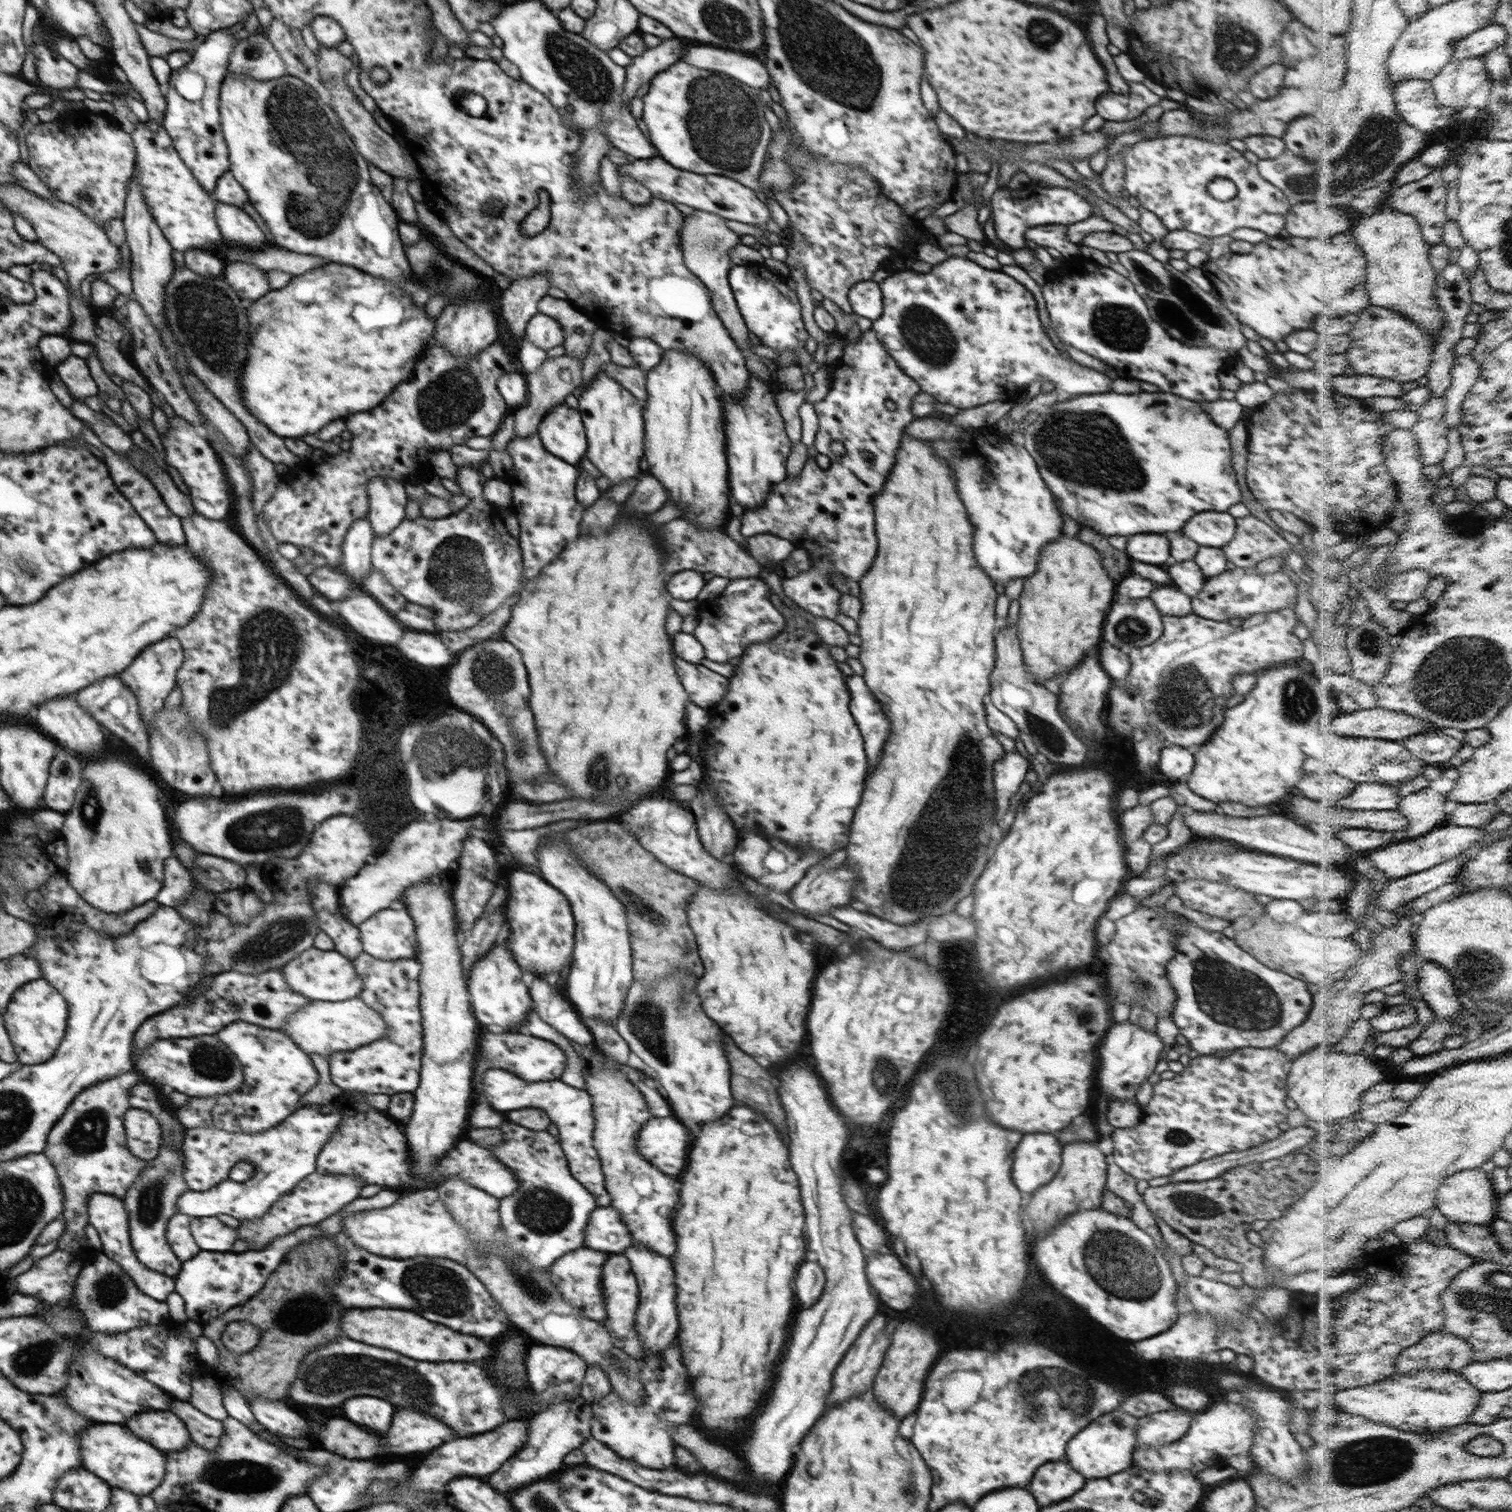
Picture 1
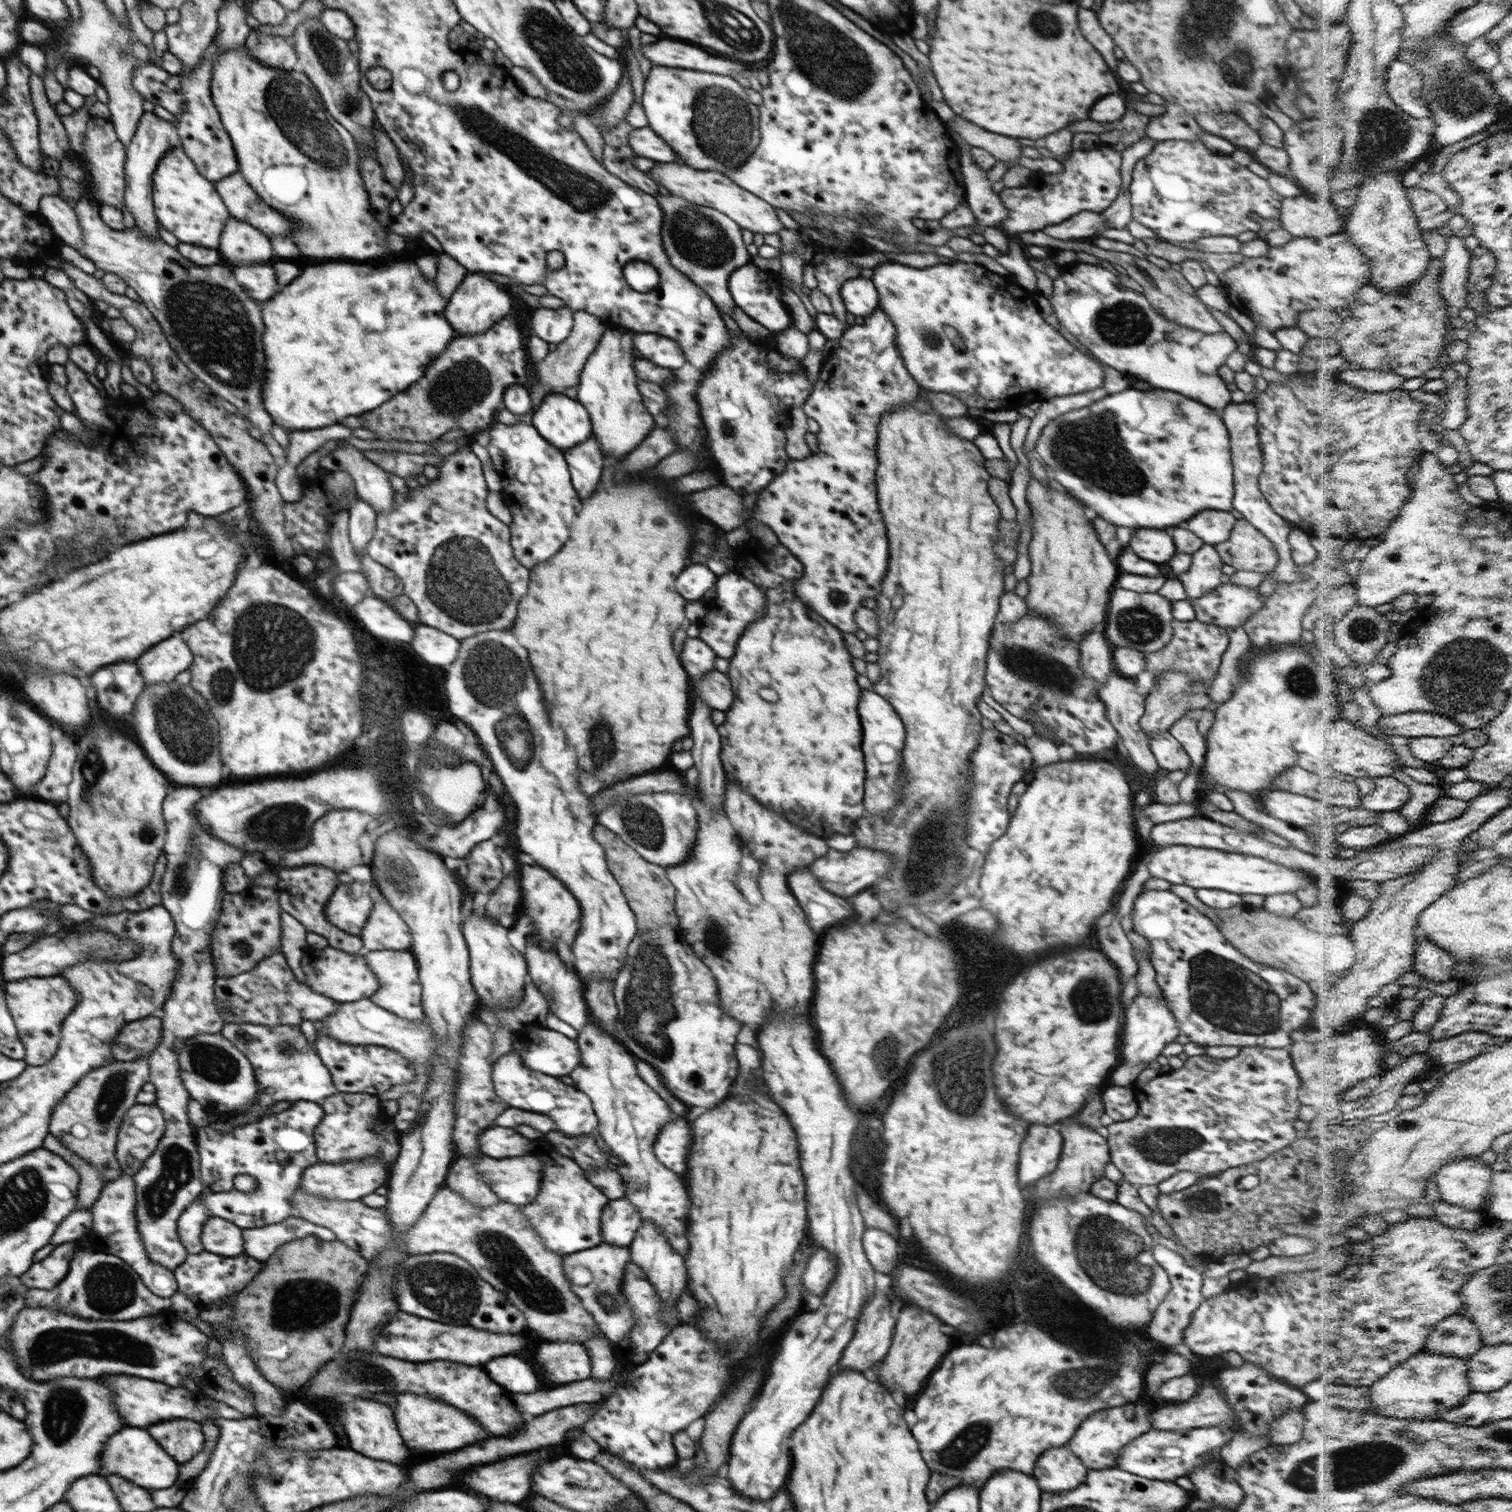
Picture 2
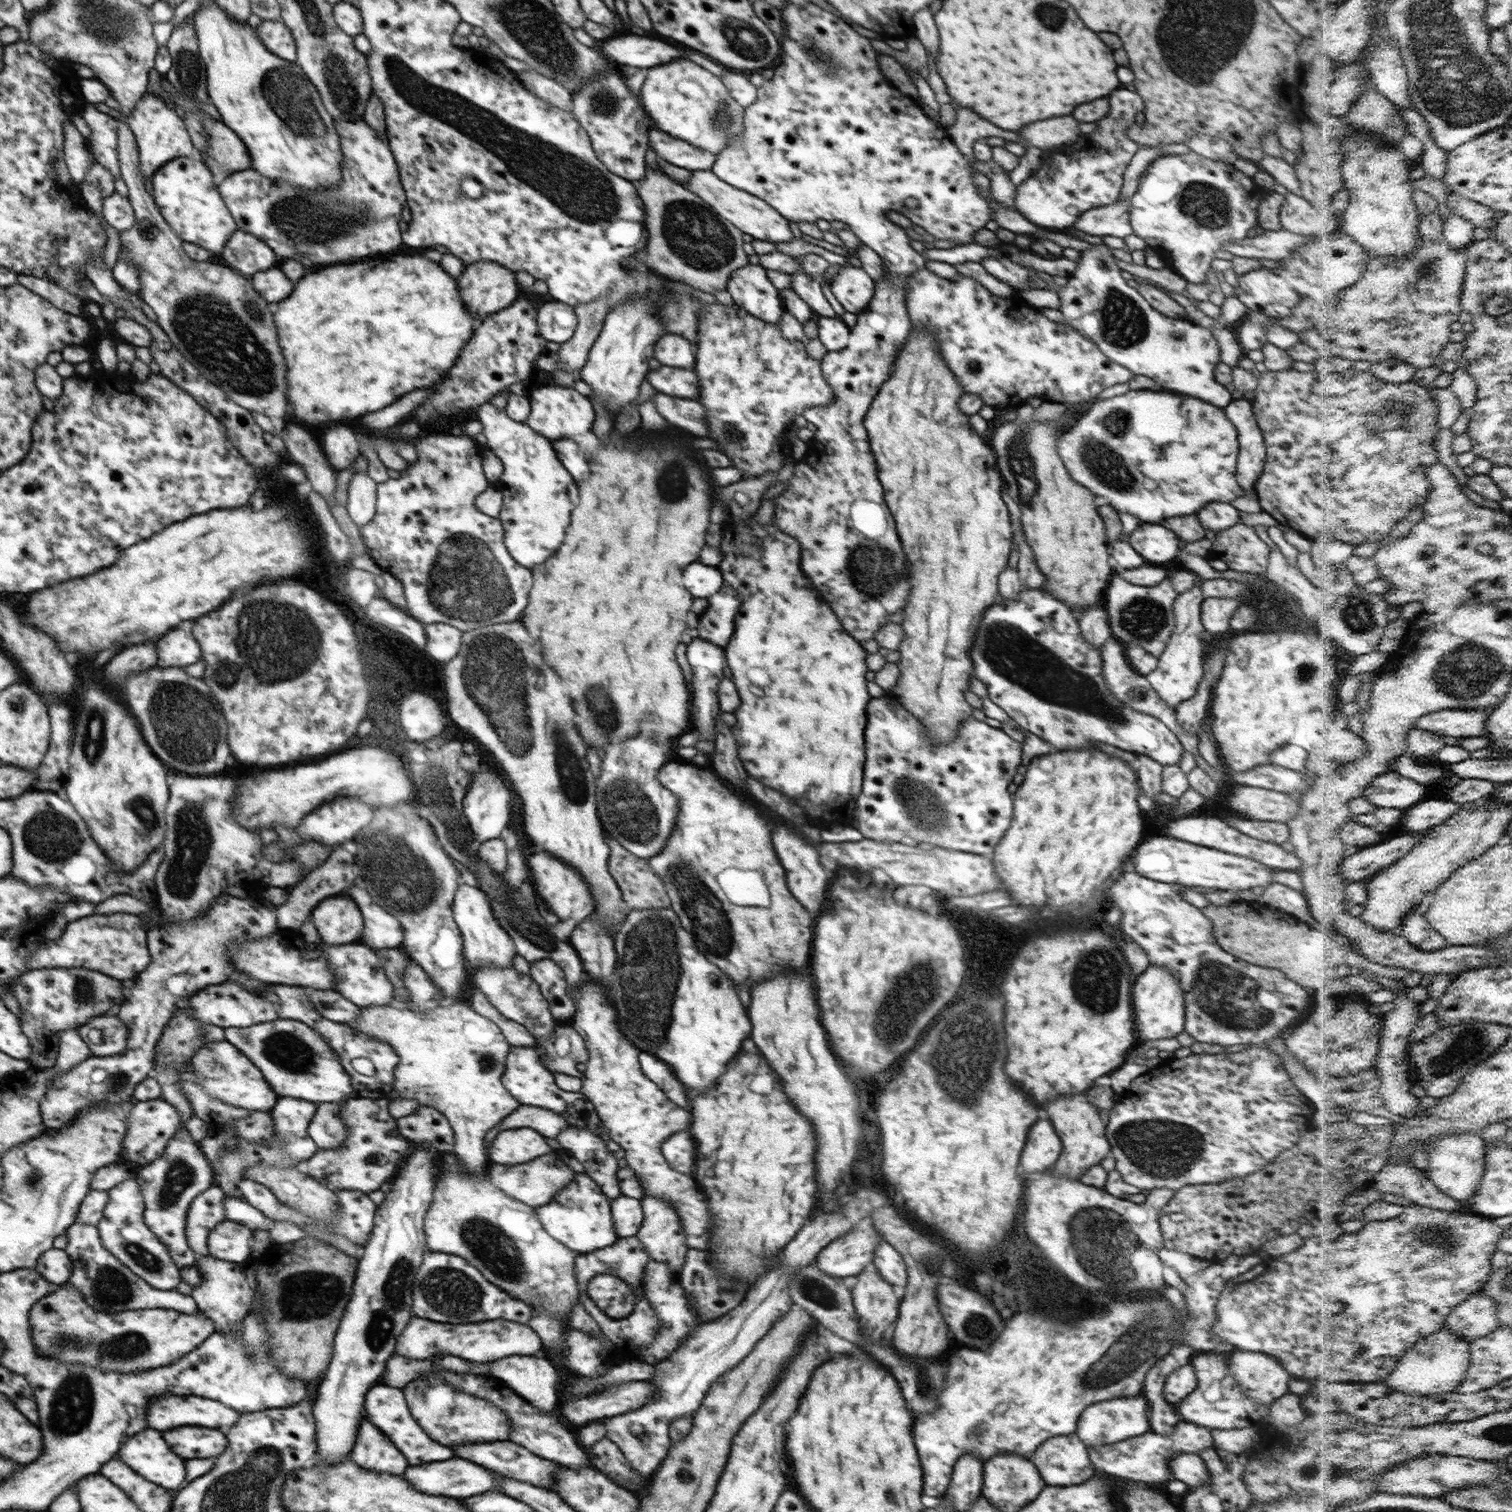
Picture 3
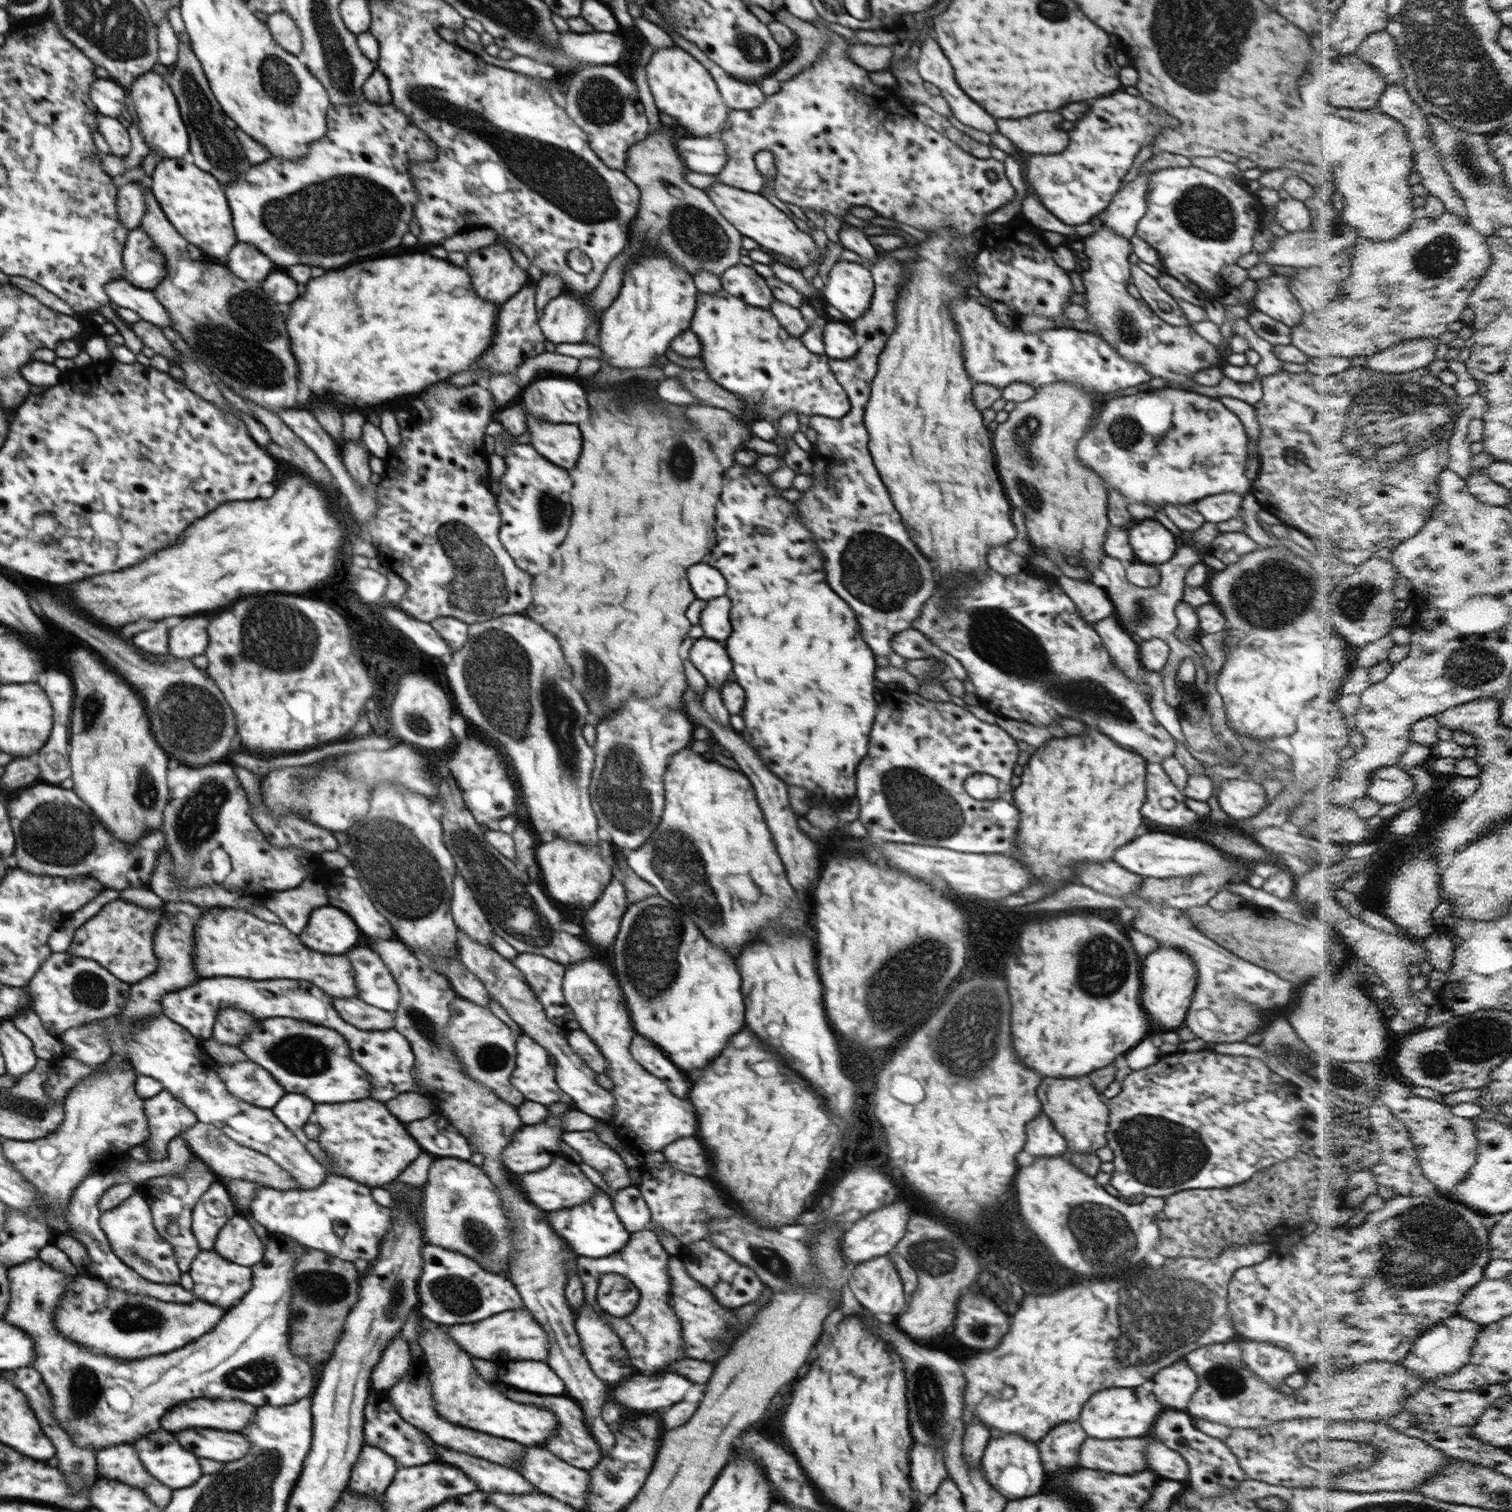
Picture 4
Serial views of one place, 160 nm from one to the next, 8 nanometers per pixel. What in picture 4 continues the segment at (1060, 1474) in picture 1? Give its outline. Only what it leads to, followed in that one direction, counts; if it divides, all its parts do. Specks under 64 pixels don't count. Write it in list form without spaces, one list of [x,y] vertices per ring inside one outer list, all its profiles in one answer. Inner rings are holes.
[[[1078,1422],[1058,1424],[1041,1438],[1037,1446],[1048,1476],[1062,1474],[1070,1468],[1078,1468],[1078,1450],[1086,1438],[1088,1436]]]

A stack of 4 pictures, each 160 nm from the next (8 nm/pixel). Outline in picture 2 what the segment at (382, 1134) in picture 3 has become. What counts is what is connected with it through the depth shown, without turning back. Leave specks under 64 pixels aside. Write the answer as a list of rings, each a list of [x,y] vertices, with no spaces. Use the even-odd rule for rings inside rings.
[[[366,1158],[360,1162],[316,1162],[309,1166],[301,1176],[301,1188],[308,1194],[320,1198],[342,1201],[360,1201],[367,1194],[374,1193],[379,1186],[386,1185],[390,1170],[385,1162],[378,1162],[378,1158]]]

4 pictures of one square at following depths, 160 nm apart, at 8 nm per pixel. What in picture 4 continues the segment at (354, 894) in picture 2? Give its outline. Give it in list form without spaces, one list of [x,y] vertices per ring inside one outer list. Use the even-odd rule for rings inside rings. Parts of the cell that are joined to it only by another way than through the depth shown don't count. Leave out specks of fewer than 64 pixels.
[[[324,905],[310,913],[306,928],[299,937],[310,950],[327,955],[344,955],[354,944],[358,944],[360,930],[346,912]]]

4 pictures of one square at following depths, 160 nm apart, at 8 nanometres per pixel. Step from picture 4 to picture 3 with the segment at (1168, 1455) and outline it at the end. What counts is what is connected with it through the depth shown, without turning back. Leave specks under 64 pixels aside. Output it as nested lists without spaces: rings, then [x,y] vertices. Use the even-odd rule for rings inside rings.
[[[1182,1453],[1169,1462],[1172,1478],[1184,1482],[1190,1488],[1204,1486],[1211,1480],[1209,1470],[1200,1455]]]

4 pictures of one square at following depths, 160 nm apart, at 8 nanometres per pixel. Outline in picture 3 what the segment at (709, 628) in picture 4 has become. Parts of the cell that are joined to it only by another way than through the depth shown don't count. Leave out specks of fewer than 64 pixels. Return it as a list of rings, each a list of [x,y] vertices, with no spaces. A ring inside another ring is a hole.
[[[724,582],[722,588],[720,588],[716,594],[713,594],[708,598],[710,606],[707,606],[706,614],[700,619],[700,623],[697,627],[698,636],[725,649],[734,634],[734,620],[738,611],[741,609],[742,600],[743,598],[740,596],[739,592],[734,587],[731,587]]]

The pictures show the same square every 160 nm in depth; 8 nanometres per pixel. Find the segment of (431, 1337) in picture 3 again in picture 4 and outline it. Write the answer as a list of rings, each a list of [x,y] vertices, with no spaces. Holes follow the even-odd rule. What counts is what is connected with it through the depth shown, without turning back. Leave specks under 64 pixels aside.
[[[522,1306],[522,1310],[496,1314],[478,1323],[446,1325],[446,1335],[450,1335],[454,1343],[458,1343],[458,1346],[462,1346],[462,1350],[474,1358],[490,1360],[494,1358],[494,1354],[500,1354],[502,1358],[512,1358],[512,1360],[546,1360],[550,1339],[542,1326],[538,1326],[530,1316],[530,1312],[524,1308]]]

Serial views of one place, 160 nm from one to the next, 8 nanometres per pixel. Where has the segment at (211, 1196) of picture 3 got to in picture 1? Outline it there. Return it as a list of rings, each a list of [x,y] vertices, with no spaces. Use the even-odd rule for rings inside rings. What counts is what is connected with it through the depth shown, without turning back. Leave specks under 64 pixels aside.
[[[177,1212],[169,1218],[166,1227],[167,1243],[182,1262],[194,1258],[201,1251],[192,1236],[190,1219],[187,1214]]]

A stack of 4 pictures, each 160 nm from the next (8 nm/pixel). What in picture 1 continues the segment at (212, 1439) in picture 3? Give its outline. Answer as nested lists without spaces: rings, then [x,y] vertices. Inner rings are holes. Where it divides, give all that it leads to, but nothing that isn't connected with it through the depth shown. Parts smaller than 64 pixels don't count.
[[[142,1412],[136,1414],[136,1418],[126,1420],[126,1426],[164,1453],[182,1452],[192,1442],[186,1425],[173,1412]]]

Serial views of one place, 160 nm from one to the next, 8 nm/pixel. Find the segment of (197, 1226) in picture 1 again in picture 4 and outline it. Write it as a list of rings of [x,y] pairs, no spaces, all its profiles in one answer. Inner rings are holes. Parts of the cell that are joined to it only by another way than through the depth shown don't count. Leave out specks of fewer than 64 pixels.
[[[234,1215],[218,1232],[213,1248],[230,1262],[254,1266],[264,1258],[265,1245],[244,1215]]]

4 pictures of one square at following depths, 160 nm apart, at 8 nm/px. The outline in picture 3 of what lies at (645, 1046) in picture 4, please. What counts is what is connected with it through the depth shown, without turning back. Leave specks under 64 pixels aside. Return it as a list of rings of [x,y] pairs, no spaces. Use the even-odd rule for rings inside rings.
[[[646,1052],[639,1053],[639,1063],[642,1072],[652,1081],[658,1085],[660,1090],[678,1107],[686,1109],[690,1104],[690,1100],[686,1098],[686,1090],[684,1085],[674,1076],[673,1070],[657,1056],[653,1054],[646,1054]]]

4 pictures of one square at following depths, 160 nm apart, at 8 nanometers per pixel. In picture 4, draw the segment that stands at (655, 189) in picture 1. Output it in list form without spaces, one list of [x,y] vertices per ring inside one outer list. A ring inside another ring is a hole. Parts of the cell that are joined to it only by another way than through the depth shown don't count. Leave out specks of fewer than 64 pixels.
[[[721,181],[712,183],[705,188],[706,194],[712,199],[716,208],[722,213],[722,216],[735,226],[743,236],[748,236],[755,240],[759,246],[765,246],[768,250],[781,253],[791,258],[802,270],[804,267],[812,264],[814,260],[820,258],[824,251],[818,249],[812,236],[804,231],[800,231],[796,224],[790,219],[789,214],[780,210],[774,203],[770,202],[764,195],[755,192],[743,191],[733,186],[728,186]]]

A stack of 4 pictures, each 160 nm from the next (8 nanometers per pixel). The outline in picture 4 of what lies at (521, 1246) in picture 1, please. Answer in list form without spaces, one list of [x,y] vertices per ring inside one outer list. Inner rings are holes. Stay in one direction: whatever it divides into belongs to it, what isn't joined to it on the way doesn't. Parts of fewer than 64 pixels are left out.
[[[598,1189],[599,1191],[590,1197],[589,1201],[584,1201],[582,1206],[550,1211],[547,1216],[550,1226],[570,1249],[580,1256],[590,1256],[590,1258],[604,1258],[614,1252],[617,1253],[629,1241],[628,1232],[624,1230],[624,1225],[612,1208],[612,1200],[606,1196],[604,1190]]]

